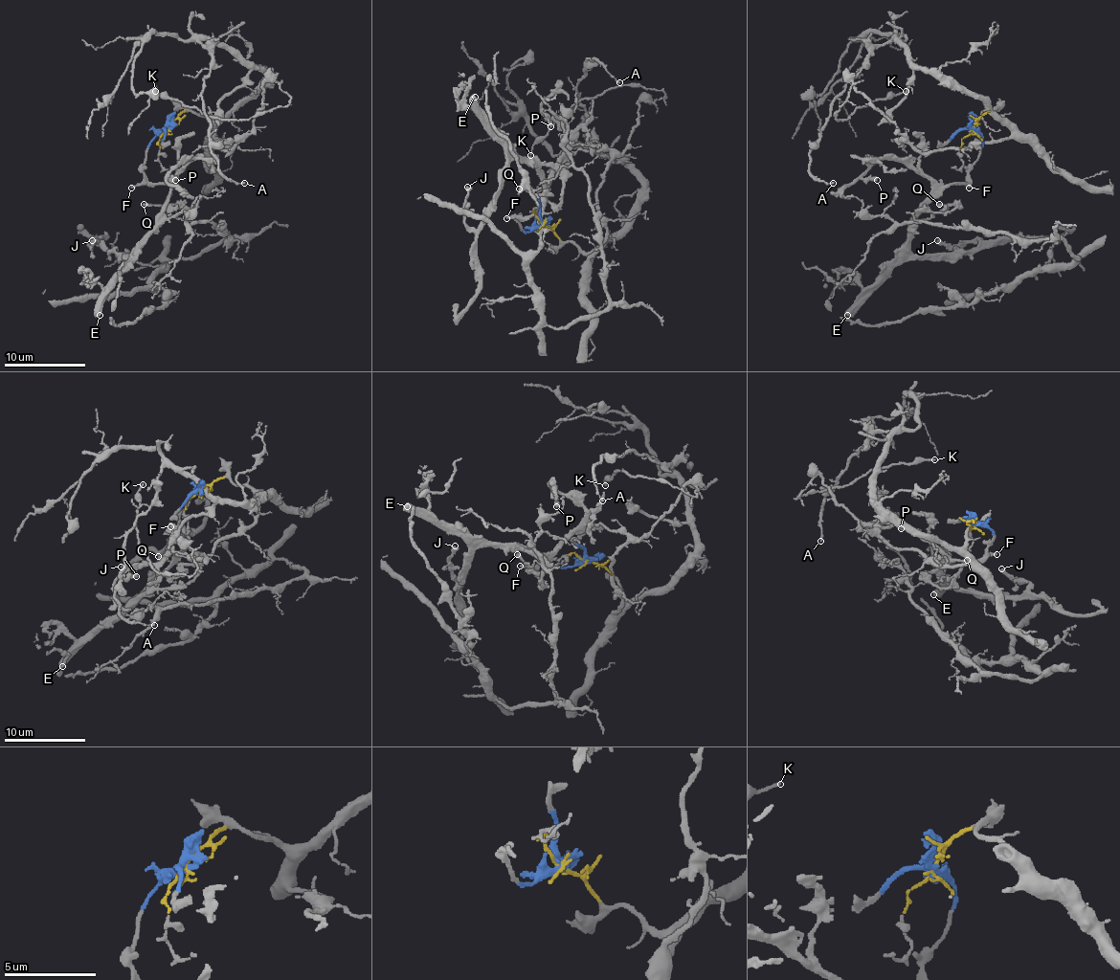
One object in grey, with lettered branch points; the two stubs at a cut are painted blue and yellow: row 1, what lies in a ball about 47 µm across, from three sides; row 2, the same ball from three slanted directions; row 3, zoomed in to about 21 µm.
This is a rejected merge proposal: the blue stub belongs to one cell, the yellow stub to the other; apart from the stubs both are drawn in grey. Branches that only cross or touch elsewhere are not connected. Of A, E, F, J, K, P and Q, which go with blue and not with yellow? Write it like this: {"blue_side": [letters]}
{"blue_side": ["E", "F", "J", "P", "Q"]}

